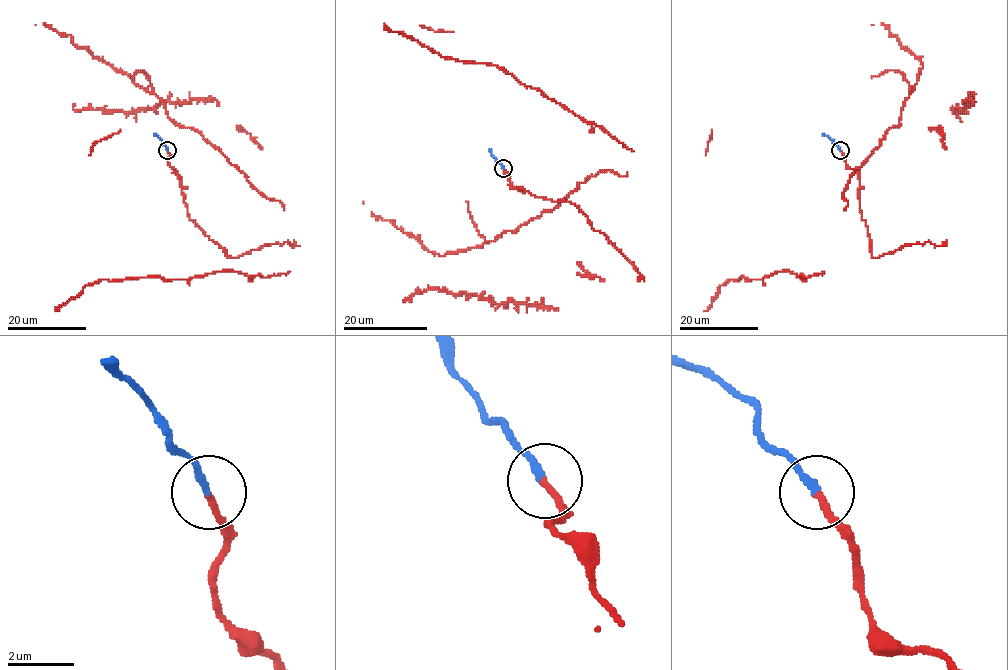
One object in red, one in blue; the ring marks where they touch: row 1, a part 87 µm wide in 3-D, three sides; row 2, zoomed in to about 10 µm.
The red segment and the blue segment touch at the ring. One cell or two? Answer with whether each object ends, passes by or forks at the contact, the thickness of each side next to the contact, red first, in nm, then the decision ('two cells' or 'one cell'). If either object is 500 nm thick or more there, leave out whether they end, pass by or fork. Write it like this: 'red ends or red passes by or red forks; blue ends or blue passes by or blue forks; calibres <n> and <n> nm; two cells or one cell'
red ends; blue ends; calibres 190 and 220 nm; one cell

